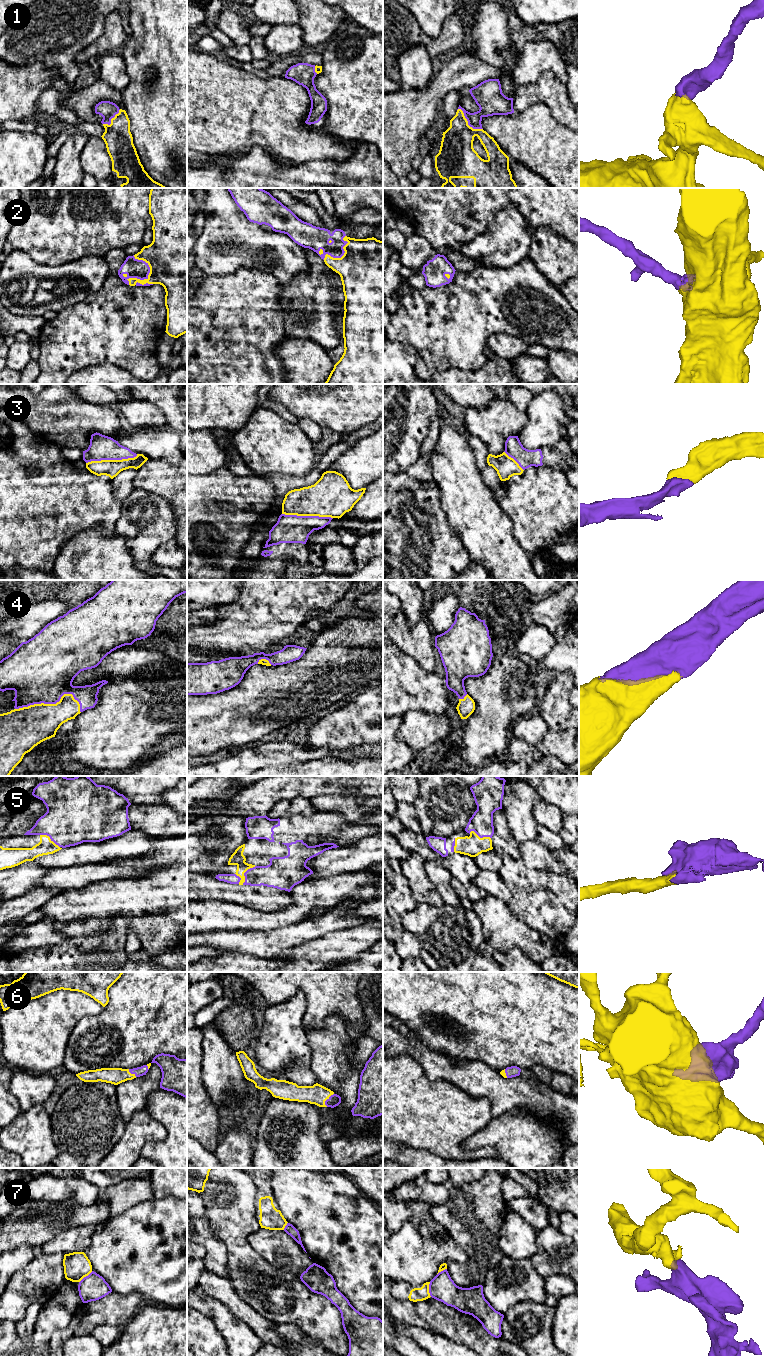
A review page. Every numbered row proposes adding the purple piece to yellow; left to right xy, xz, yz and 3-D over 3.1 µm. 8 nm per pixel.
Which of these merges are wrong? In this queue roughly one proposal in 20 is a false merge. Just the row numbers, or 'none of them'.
7

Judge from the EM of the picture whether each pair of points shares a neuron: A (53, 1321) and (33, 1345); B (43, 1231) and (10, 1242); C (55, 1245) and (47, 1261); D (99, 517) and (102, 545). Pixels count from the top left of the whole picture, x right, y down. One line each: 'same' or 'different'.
A: same
B: same
C: different
D: different

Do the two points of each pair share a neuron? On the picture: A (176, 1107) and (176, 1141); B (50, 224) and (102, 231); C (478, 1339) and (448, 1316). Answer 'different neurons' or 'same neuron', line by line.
A: same neuron
B: same neuron
C: same neuron

